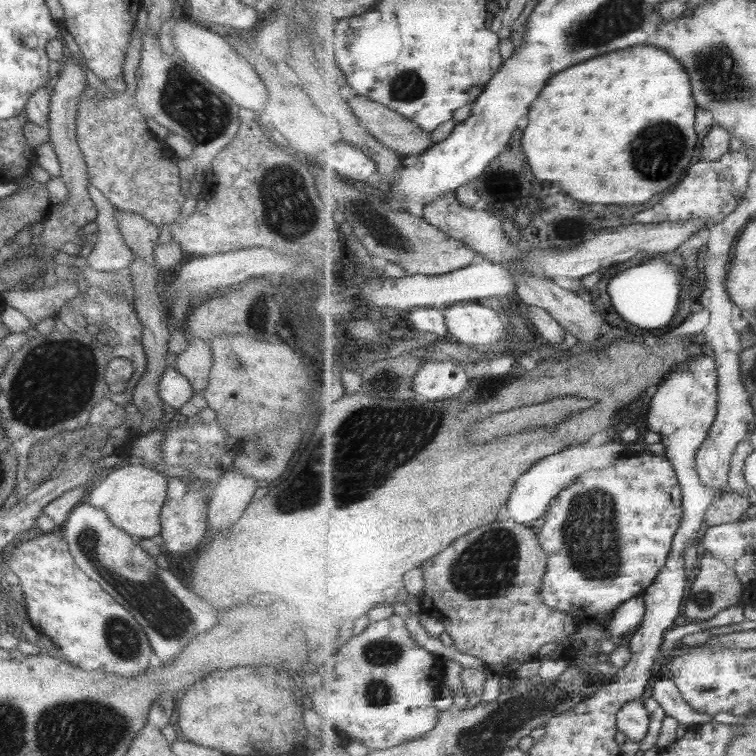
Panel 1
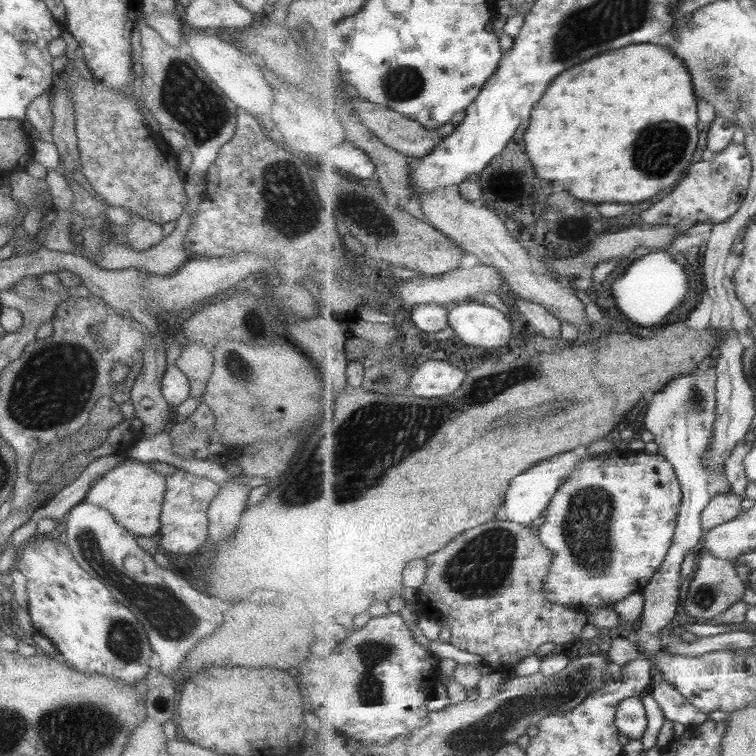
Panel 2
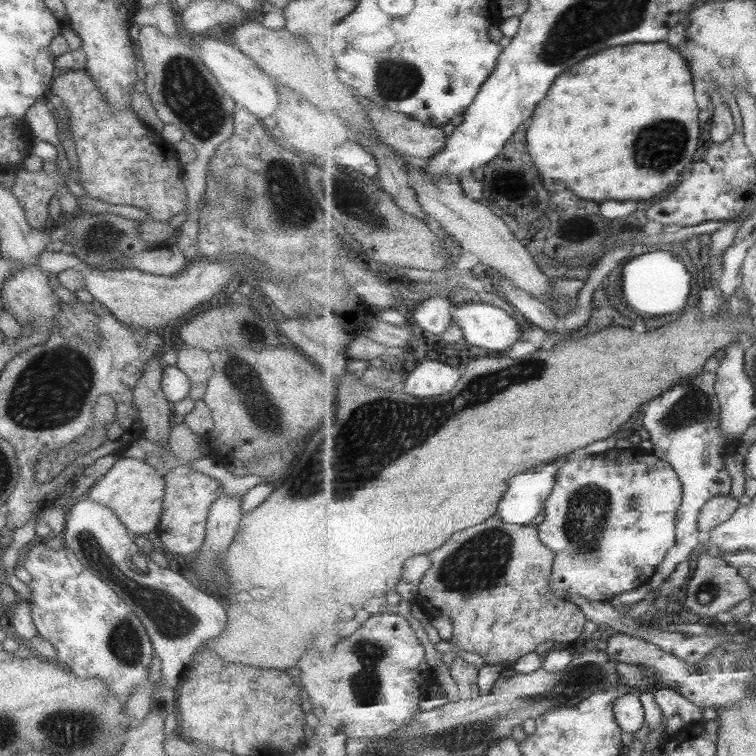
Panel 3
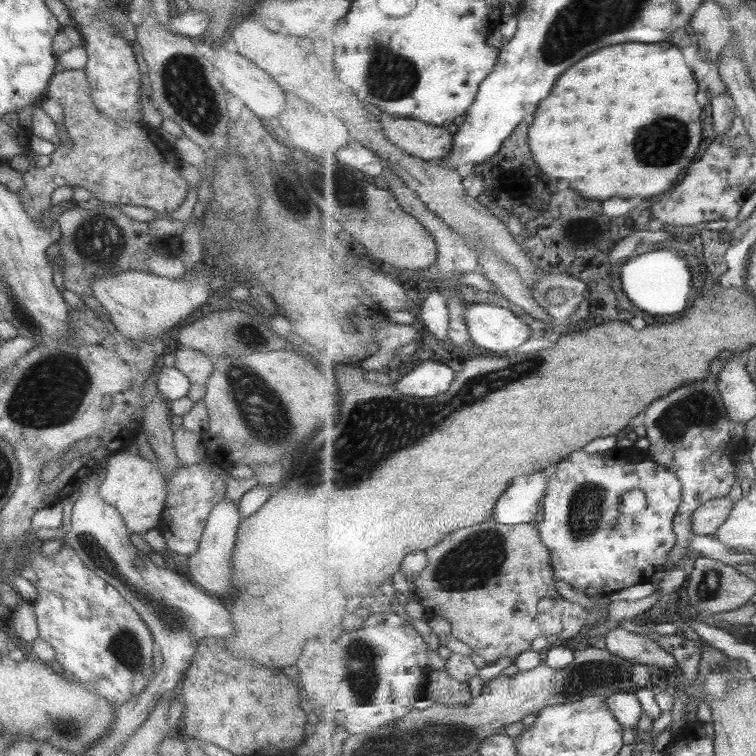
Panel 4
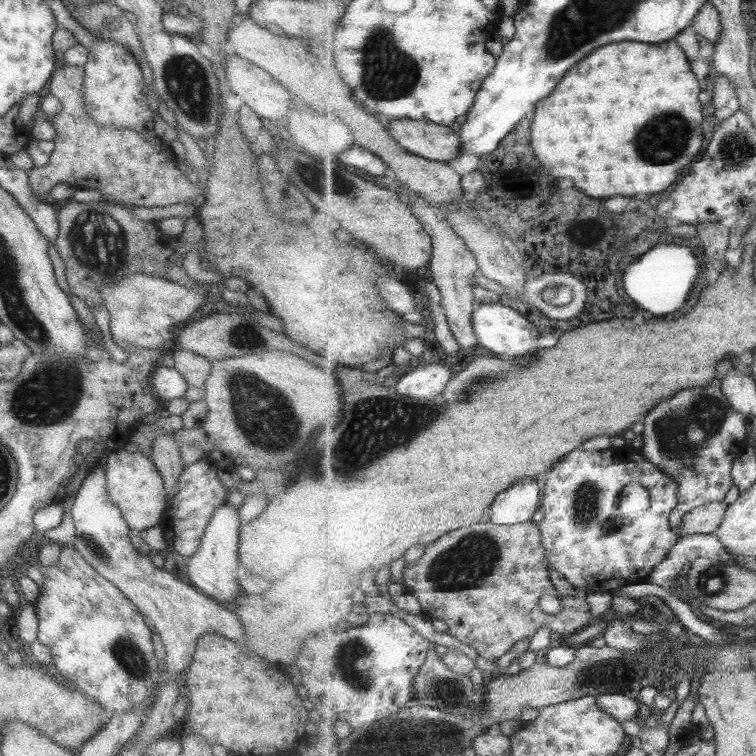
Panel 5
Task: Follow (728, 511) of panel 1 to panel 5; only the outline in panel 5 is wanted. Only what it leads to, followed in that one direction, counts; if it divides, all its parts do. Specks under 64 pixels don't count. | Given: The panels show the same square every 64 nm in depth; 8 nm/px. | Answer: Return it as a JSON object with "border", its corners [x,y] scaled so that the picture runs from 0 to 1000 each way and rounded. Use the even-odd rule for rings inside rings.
{"border":[[[943,664],[918,672],[905,683],[899,700],[893,704],[899,710],[946,705],[958,689],[963,669],[956,664]]]}

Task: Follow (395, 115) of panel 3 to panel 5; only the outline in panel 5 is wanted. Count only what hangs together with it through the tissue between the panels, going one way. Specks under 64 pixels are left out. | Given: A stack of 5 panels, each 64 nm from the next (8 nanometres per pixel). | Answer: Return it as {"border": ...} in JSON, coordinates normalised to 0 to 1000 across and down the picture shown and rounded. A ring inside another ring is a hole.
{"border":[[[517,157],[513,173],[542,204],[563,212],[590,216],[610,206],[610,180],[599,169],[562,160]]]}

